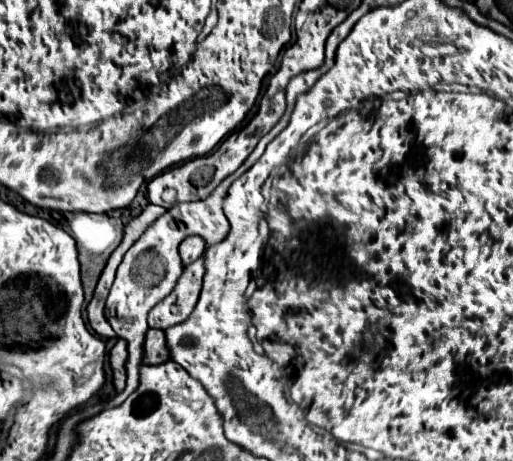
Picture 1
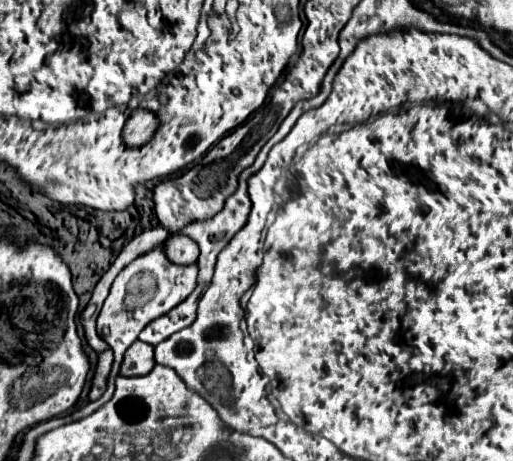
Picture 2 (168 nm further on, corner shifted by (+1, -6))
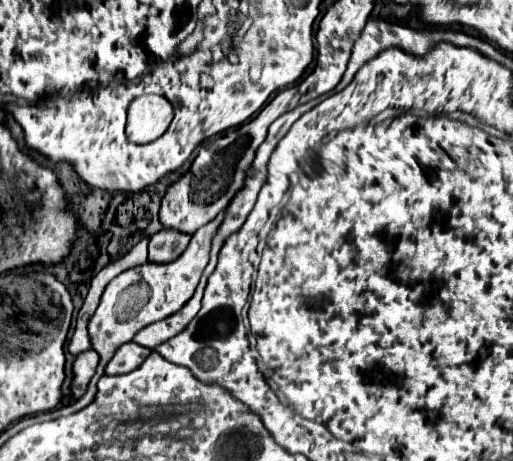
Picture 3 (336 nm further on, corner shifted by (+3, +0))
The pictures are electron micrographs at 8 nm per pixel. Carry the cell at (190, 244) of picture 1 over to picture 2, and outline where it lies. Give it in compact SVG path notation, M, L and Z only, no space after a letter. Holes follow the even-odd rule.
M175 235L175 237L167 239L165 243L167 243L165 245L167 257L177 265L191 265L199 257L199 247L195 247L193 239L189 239L185 235Z

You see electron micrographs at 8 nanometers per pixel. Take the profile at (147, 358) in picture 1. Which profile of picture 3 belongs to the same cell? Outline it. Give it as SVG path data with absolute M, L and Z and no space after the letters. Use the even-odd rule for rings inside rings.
M129 341L125 345L121 345L117 349L117 353L113 355L113 359L109 361L109 365L105 367L105 375L123 375L129 373L133 369L137 369L147 357L149 357L149 349Z

